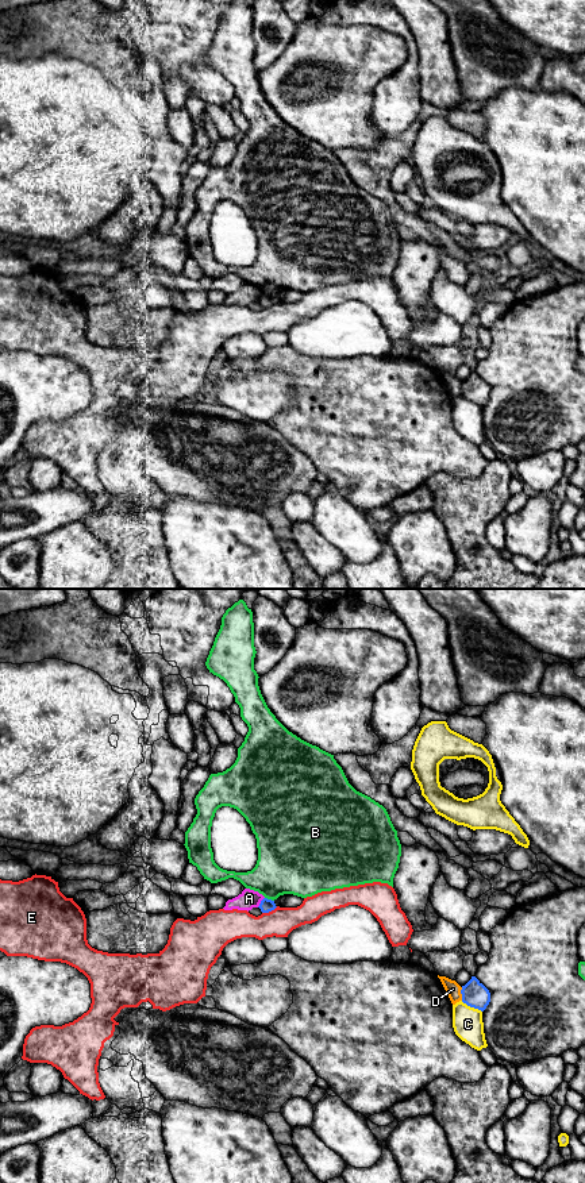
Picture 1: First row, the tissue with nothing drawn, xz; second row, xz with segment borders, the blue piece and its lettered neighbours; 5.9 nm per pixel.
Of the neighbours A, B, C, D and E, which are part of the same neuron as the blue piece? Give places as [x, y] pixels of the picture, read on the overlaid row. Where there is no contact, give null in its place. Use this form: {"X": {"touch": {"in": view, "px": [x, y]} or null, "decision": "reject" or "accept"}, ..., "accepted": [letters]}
{"A": {"touch": {"in": "xz", "px": [261, 902]}, "decision": "reject"}, "B": {"touch": {"in": "xz", "px": [269, 900]}, "decision": "reject"}, "C": {"touch": {"in": "xz", "px": [472, 1006]}, "decision": "reject"}, "D": {"touch": {"in": "xz", "px": [461, 993]}, "decision": "reject"}, "E": {"touch": {"in": "xz", "px": [269, 910]}, "decision": "reject"}, "accepted": []}

